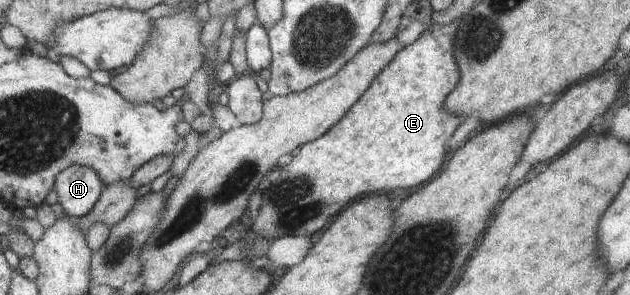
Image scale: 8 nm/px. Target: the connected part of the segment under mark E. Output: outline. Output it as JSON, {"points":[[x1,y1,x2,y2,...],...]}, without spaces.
{"points":[[462,18,450,24,430,23,412,44,400,49,392,58,392,62,376,74,371,86,334,128,322,138,301,146,292,162,280,167,278,178,261,189,260,216,253,222,246,221,247,226,258,235,273,241,283,236,309,237,320,232,328,224,328,220,337,218,340,206,356,194,396,194,403,188,432,179,448,156,446,142,450,140,461,121,456,114,448,114,442,108,444,98,456,88,460,78,456,62,452,58,452,40,456,36,460,20]]}

